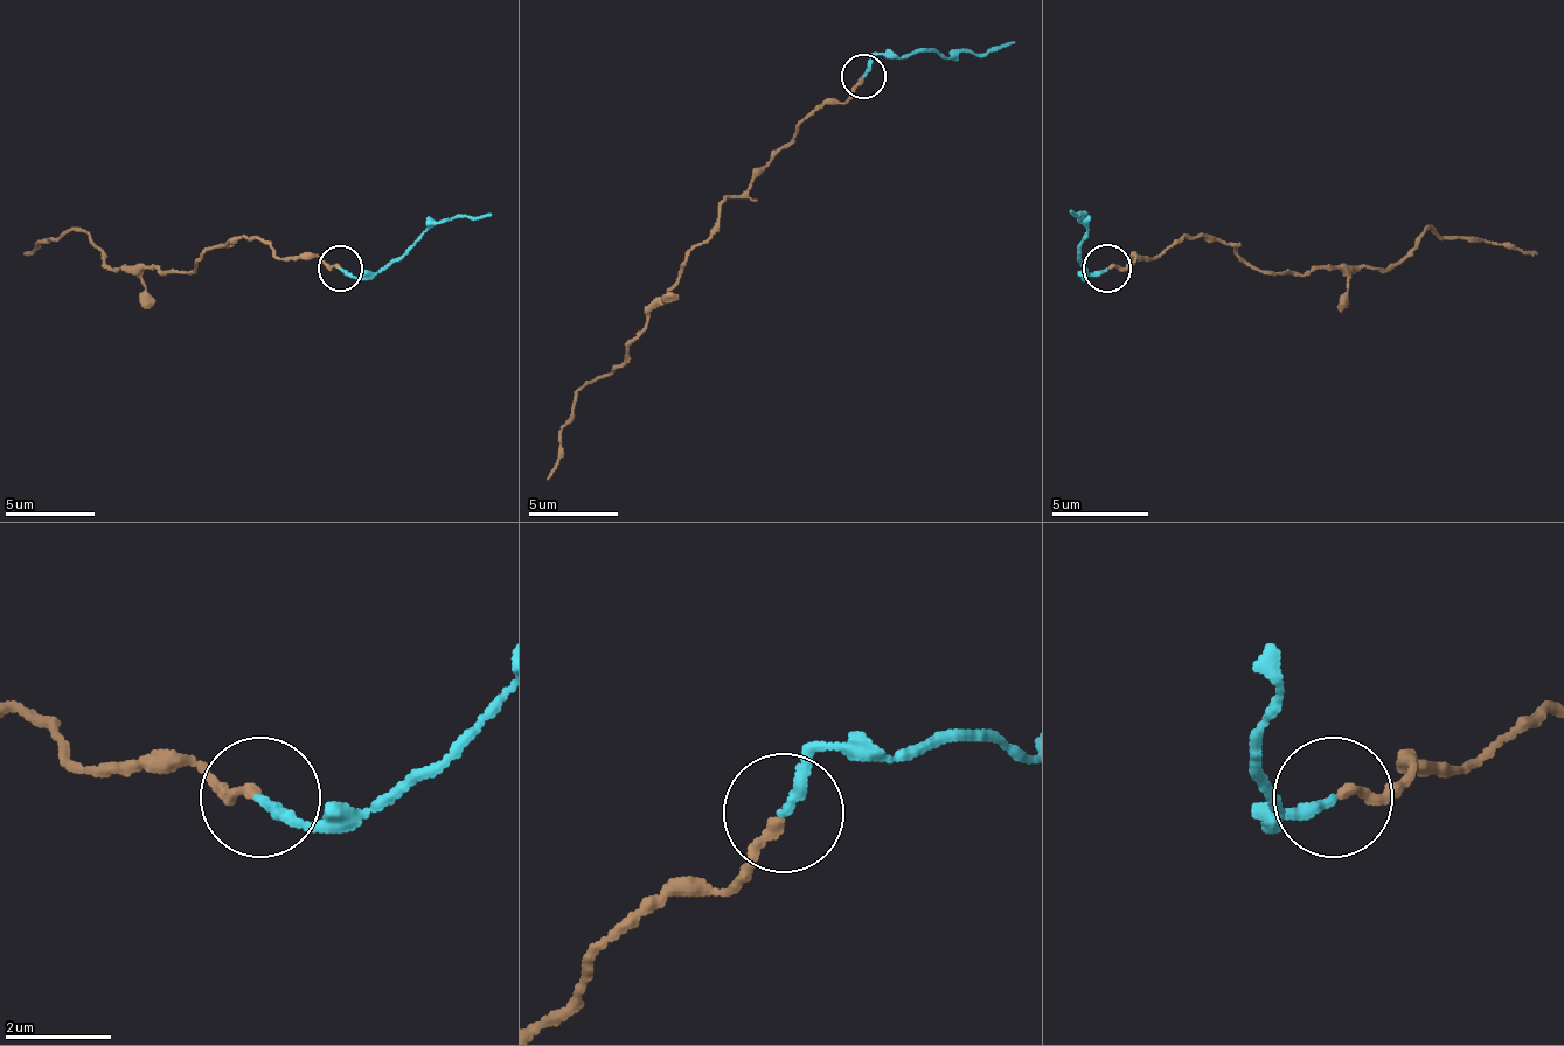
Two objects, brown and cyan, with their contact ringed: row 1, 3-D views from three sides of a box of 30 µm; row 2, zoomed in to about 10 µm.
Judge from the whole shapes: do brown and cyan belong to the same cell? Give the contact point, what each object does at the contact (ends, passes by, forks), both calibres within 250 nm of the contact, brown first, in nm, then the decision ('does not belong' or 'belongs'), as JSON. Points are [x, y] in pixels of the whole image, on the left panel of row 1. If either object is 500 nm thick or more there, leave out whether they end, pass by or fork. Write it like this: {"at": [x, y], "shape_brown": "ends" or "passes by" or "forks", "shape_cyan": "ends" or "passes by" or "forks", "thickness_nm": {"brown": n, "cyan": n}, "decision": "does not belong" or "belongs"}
{"at": [340, 267], "shape_brown": "ends", "shape_cyan": "ends", "thickness_nm": {"brown": 180, "cyan": 200}, "decision": "belongs"}

